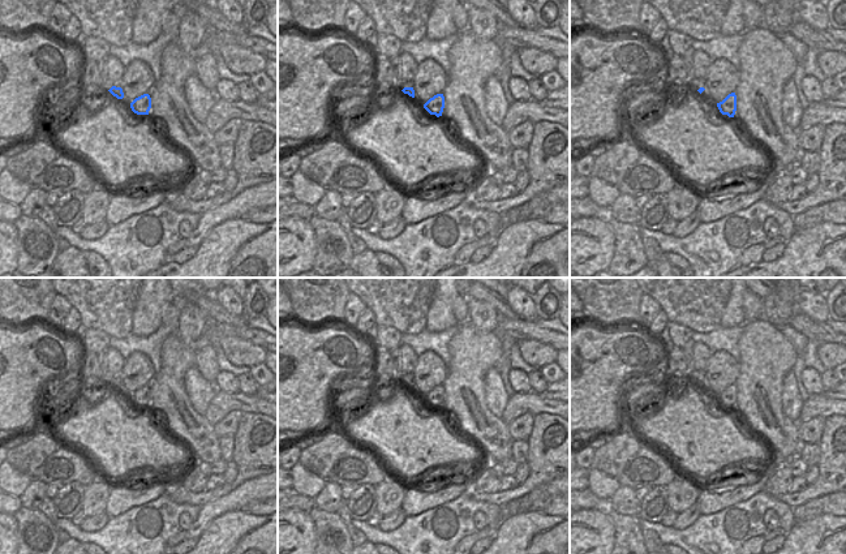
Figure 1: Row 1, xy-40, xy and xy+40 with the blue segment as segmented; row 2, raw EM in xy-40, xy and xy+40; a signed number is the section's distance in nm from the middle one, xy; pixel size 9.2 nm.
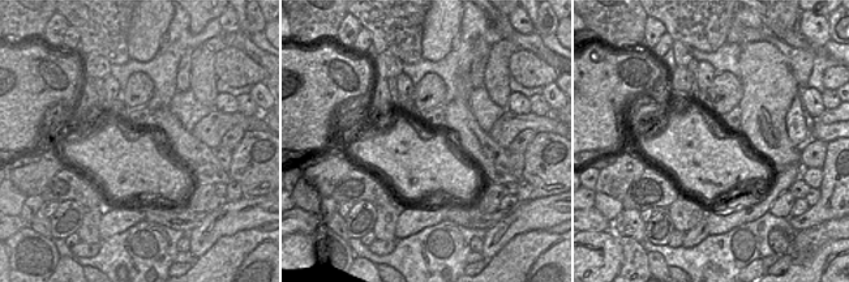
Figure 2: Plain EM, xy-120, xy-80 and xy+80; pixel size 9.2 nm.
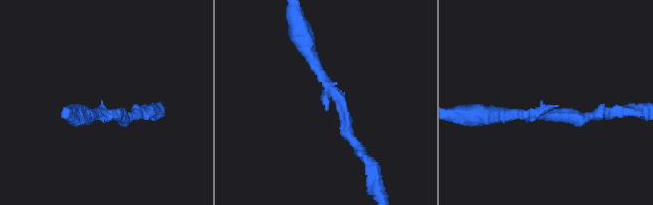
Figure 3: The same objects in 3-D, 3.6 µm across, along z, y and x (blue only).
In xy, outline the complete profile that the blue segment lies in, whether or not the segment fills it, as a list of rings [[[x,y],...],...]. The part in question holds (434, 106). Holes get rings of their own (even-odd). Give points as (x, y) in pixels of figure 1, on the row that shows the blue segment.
[[[437,94],[430,98],[425,104],[424,108],[430,113],[435,115],[437,117],[442,116],[445,108],[445,96],[443,94]]]

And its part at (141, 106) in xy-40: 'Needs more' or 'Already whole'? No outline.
Already whole.

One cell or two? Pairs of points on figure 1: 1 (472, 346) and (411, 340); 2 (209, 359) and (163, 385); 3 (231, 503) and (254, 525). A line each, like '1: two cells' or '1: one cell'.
1: two cells
2: two cells
3: two cells

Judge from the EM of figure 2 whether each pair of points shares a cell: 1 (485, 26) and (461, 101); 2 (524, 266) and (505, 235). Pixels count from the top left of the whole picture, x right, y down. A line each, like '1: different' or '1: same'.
1: different
2: different

